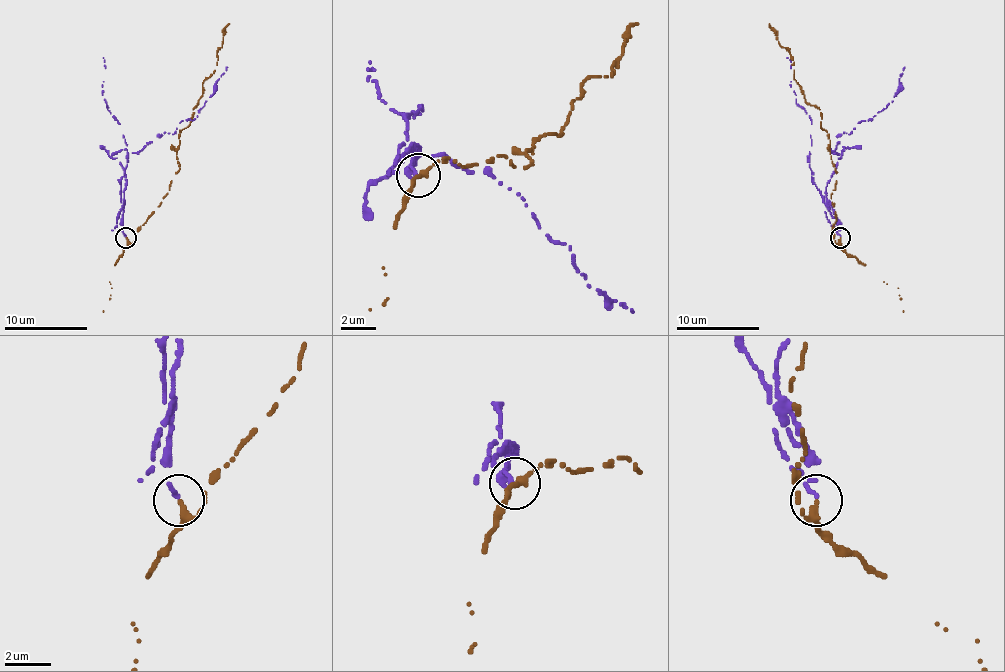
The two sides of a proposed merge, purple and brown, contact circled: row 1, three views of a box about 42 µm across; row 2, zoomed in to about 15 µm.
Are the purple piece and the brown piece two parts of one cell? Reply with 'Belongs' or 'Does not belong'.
Does not belong

